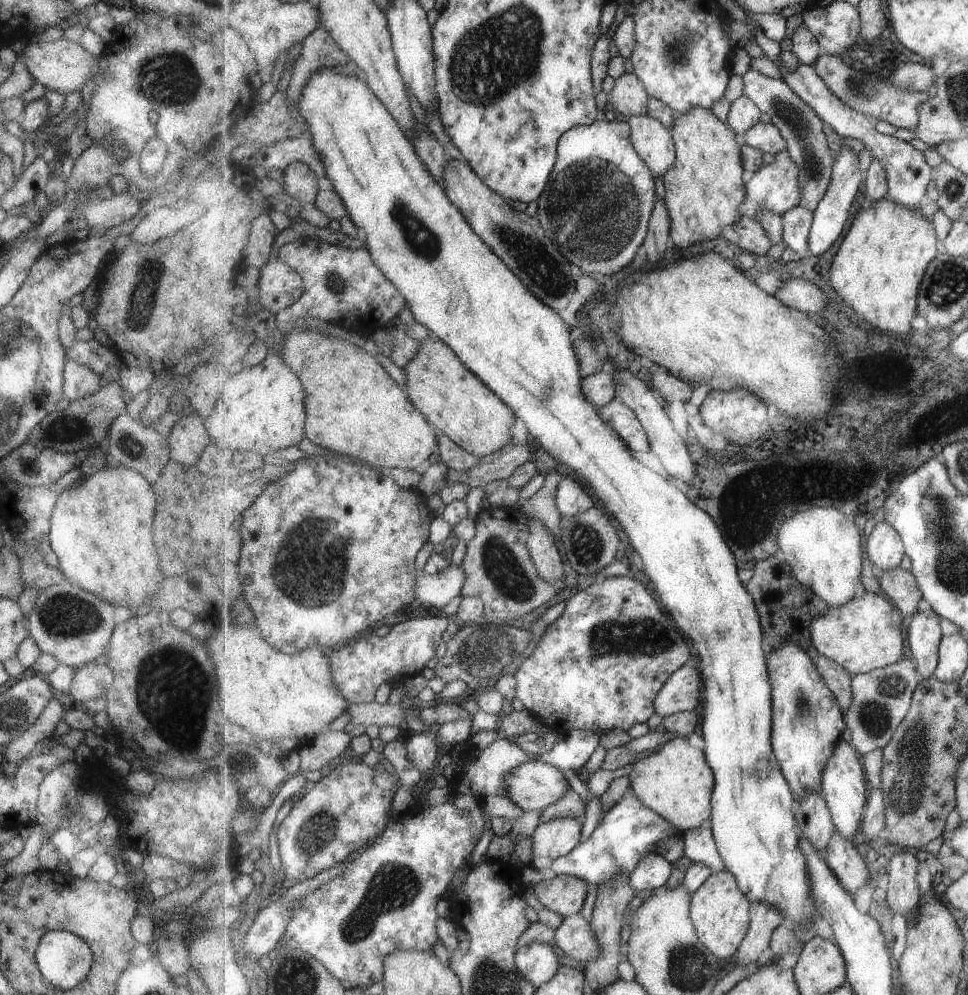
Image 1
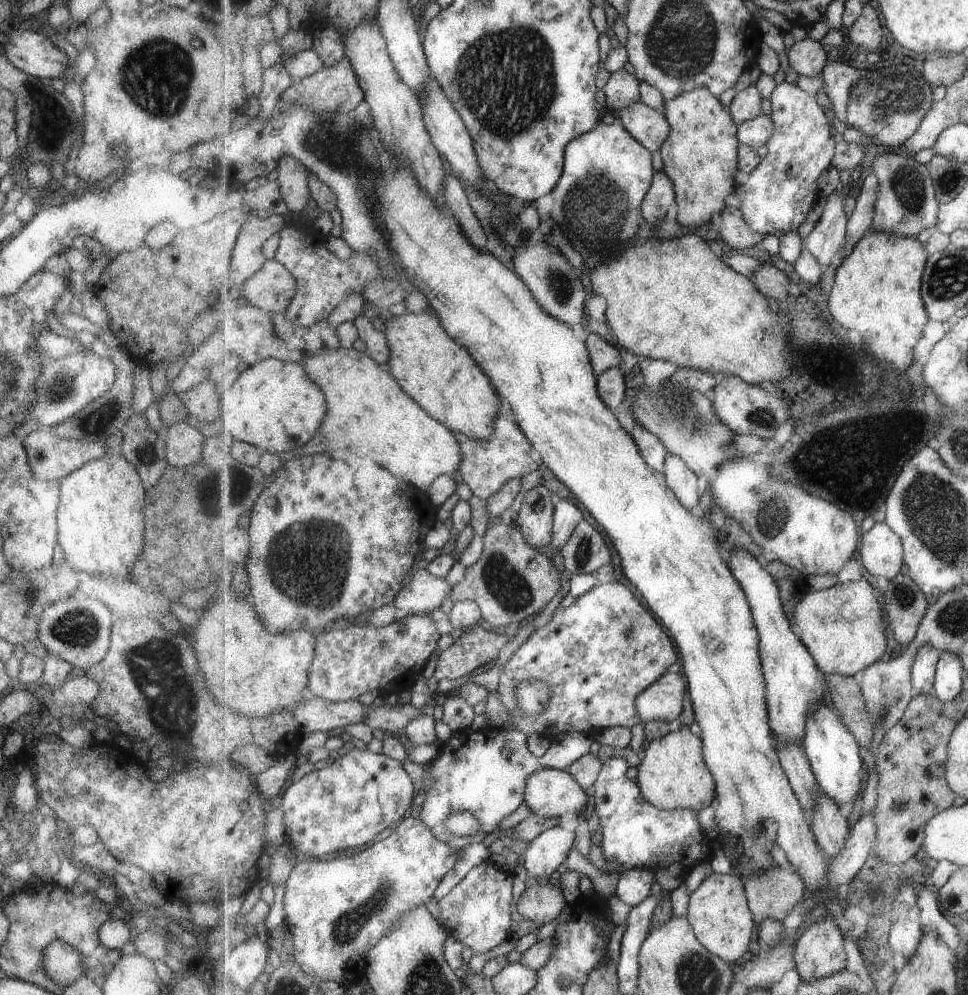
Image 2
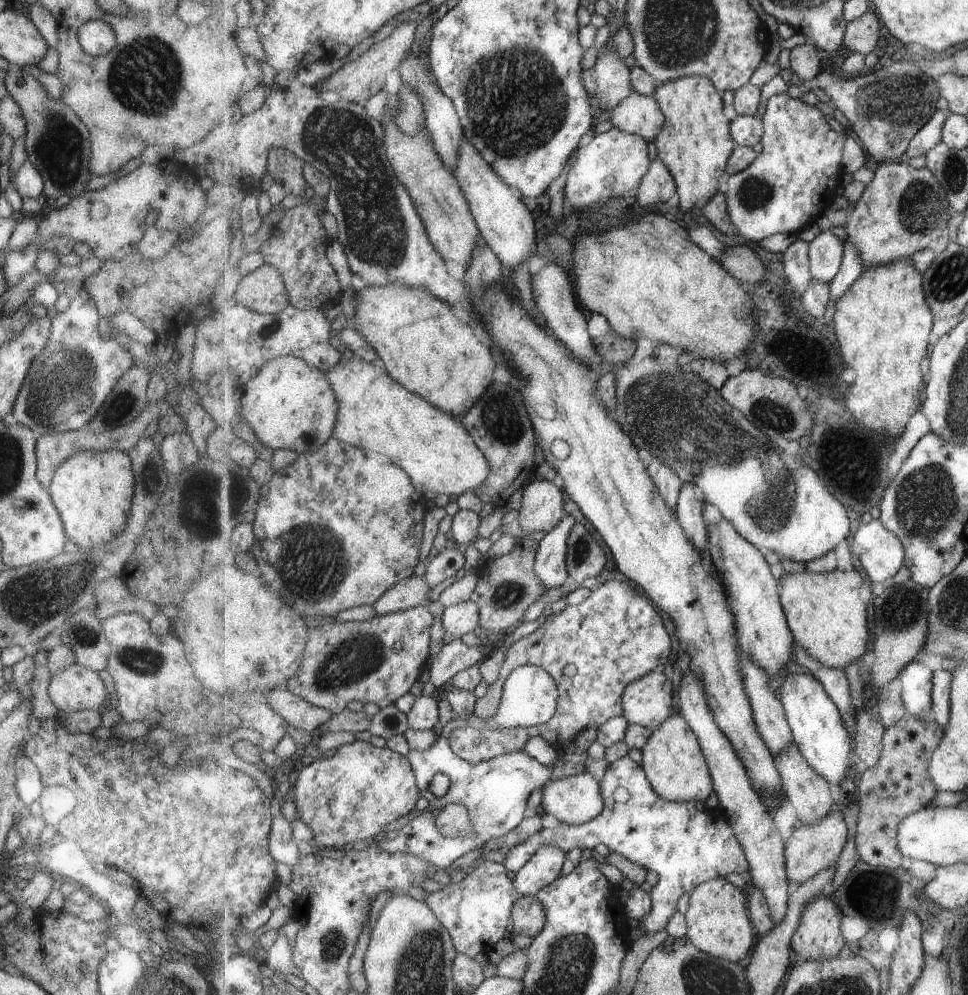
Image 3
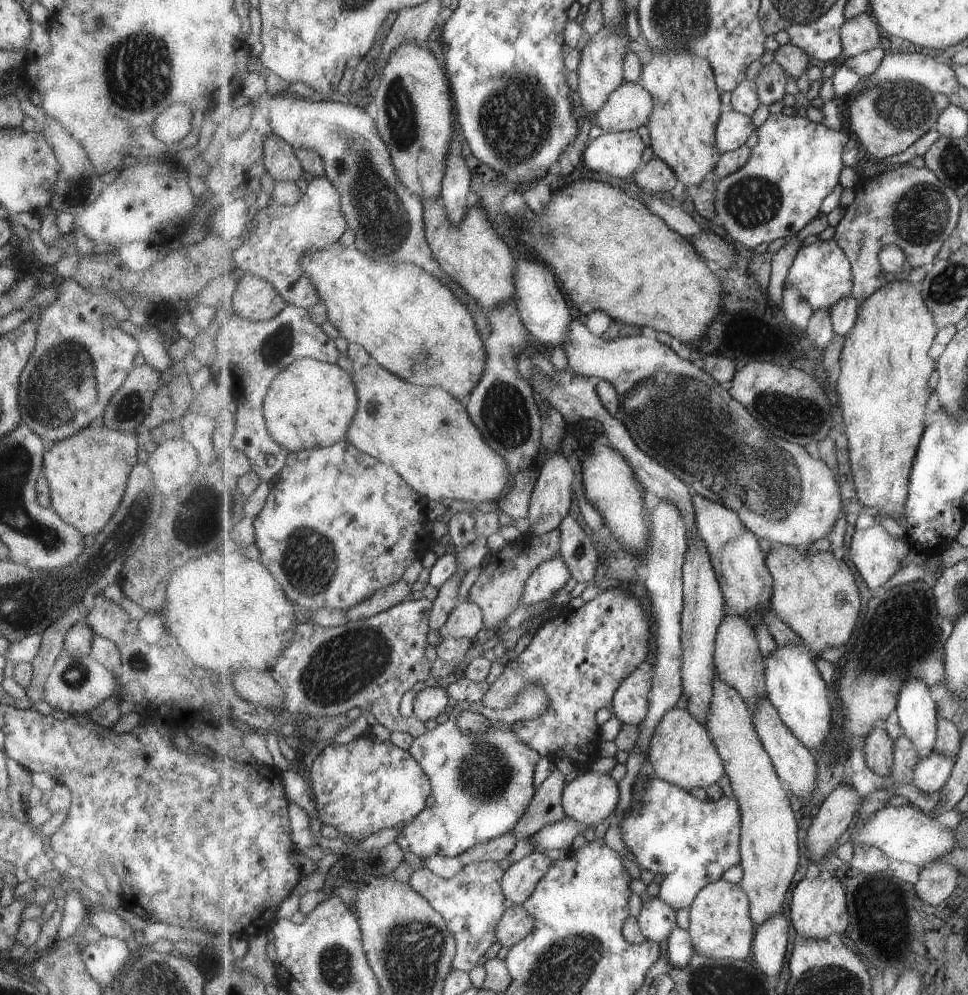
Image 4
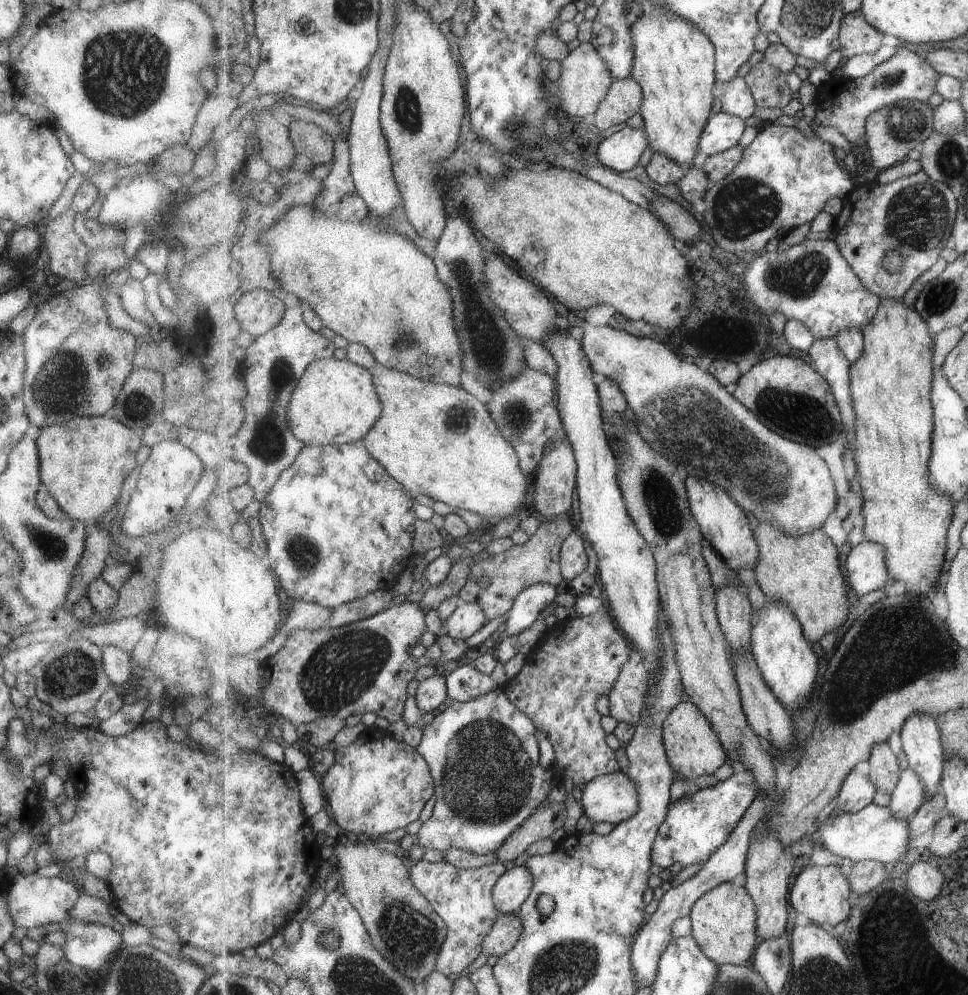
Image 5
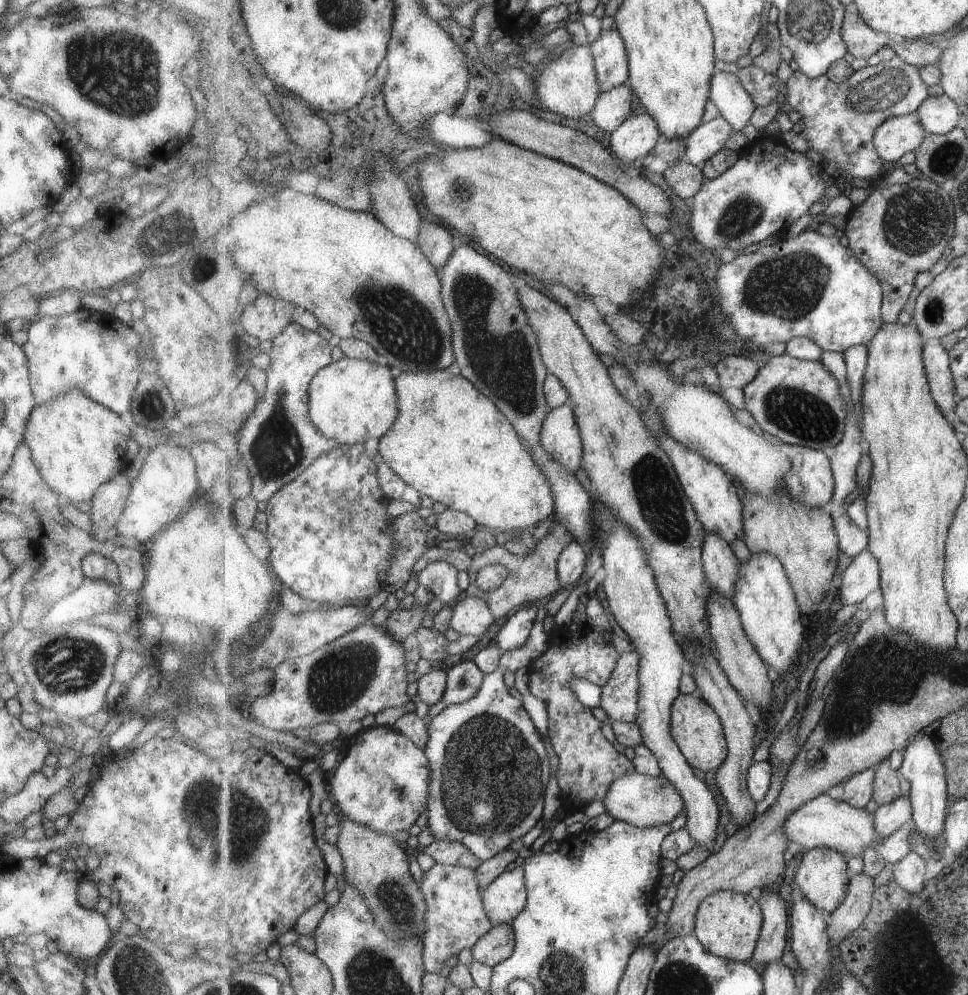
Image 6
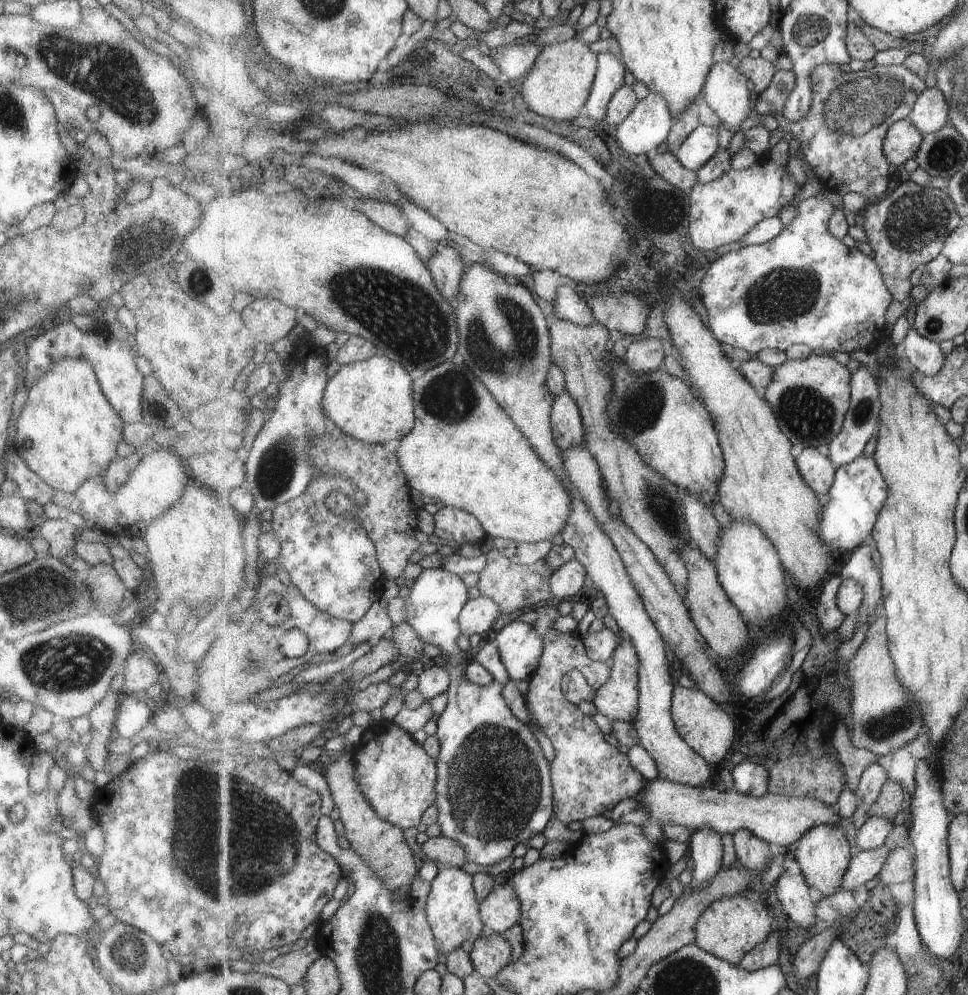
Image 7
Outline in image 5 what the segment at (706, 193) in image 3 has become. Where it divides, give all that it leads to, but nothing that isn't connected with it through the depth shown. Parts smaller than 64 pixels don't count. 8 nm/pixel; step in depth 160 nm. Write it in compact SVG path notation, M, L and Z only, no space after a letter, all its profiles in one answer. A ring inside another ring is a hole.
M659 5L652 8L650 15L637 18L633 25L636 60L632 77L640 82L644 90L644 104L640 112L644 120L644 129L648 134L650 149L678 162L687 172L694 168L697 156L702 154L700 142L705 127L713 112L713 88L716 79L716 46L711 39L682 16Z

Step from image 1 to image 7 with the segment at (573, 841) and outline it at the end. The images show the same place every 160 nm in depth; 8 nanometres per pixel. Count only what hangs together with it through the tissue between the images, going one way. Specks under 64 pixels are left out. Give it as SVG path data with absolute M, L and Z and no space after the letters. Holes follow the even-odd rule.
M513 884L497 886L480 904L481 920L495 934L503 934L520 923L521 902Z

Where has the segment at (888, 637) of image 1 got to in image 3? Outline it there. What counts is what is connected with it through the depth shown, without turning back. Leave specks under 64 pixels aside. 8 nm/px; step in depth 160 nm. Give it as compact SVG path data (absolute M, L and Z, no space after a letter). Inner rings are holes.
M836 568L830 573L821 574L804 570L801 573L782 574L779 582L780 599L794 638L815 660L829 668L843 671L861 656L867 658L865 652L871 642L870 620L867 620L867 604L861 600L861 586L865 584L865 578L857 570L842 571Z

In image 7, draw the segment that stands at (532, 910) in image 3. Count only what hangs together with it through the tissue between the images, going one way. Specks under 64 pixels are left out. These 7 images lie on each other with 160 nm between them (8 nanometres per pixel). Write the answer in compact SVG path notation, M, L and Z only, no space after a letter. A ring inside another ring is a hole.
M492 933L482 936L470 952L470 958L475 966L476 974L487 978L499 976L499 972L511 964L513 946L503 934Z

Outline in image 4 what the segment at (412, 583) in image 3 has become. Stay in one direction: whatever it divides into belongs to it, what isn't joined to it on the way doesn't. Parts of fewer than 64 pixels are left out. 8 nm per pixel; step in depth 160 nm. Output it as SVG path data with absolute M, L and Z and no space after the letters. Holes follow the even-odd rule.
M397 581L346 611L347 618L349 621L360 621L371 618L376 614L393 608L395 605L401 604L407 596L411 595L411 590L413 590L411 584Z

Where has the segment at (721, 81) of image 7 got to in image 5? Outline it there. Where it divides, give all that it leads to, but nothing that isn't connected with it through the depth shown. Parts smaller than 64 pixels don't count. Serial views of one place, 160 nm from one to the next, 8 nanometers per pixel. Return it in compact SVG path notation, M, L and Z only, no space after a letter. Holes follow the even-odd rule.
M738 76L723 86L725 90L720 97L721 110L741 117L743 120L756 114L758 106L745 77Z

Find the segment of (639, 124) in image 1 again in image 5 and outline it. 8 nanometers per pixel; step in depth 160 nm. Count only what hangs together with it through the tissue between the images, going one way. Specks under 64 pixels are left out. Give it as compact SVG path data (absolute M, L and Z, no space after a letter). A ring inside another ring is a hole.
M636 78L616 80L600 108L593 115L593 125L598 130L625 124L631 116L640 113L644 104L644 90Z

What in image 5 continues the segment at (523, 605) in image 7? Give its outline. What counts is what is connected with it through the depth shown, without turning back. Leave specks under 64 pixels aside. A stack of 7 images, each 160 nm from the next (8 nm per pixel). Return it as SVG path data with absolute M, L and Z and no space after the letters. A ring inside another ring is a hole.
M566 516L554 519L540 519L536 532L529 536L526 543L513 545L507 551L488 554L483 560L474 560L474 567L465 588L460 592L461 602L479 603L485 611L487 620L495 620L497 616L507 614L513 608L516 598L530 586L537 583L553 583L559 586L563 582L561 551L565 540L573 533L573 524ZM486 575L490 583L483 587L477 578Z

